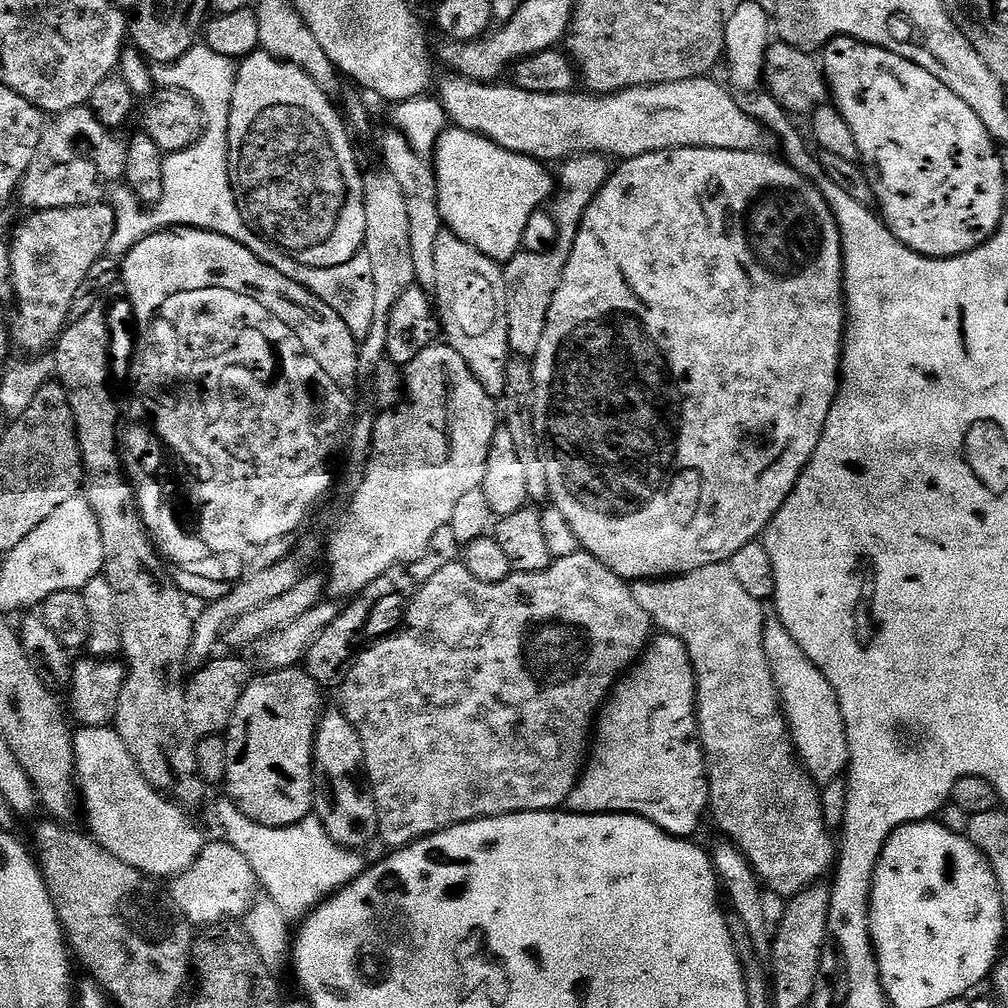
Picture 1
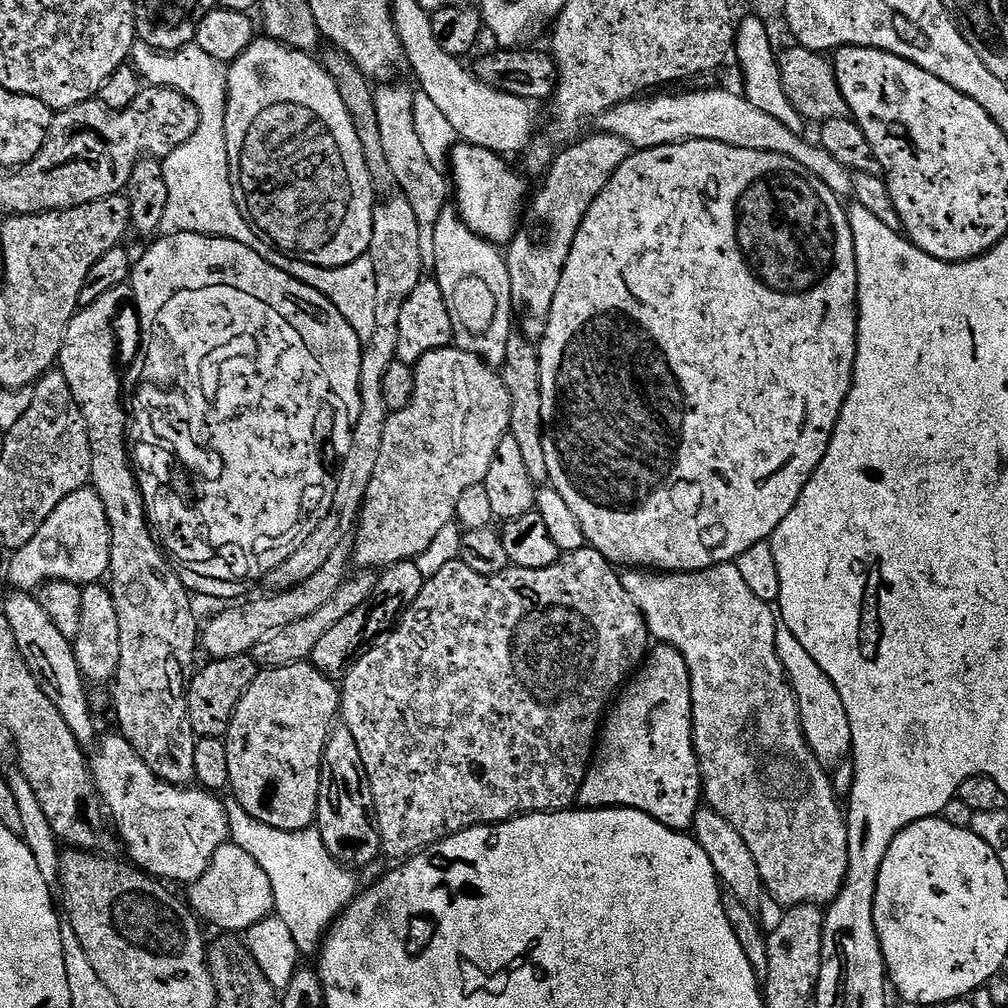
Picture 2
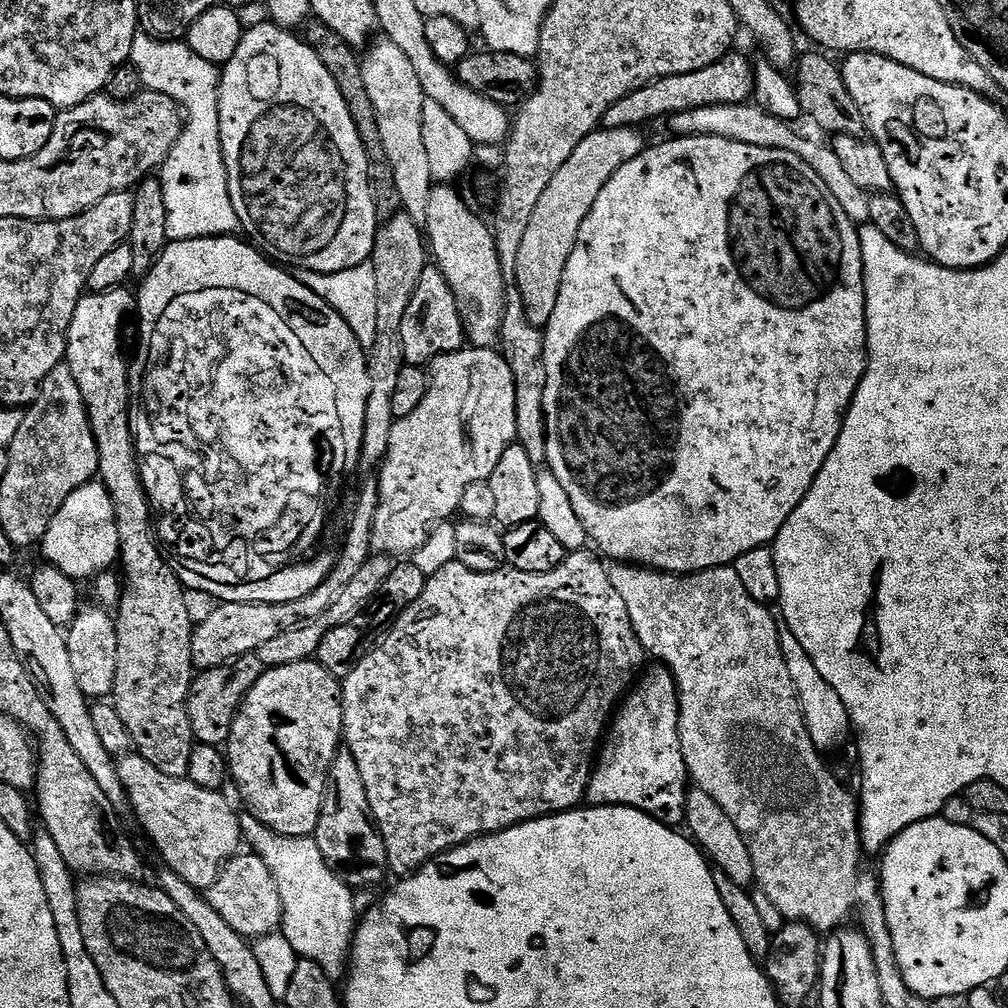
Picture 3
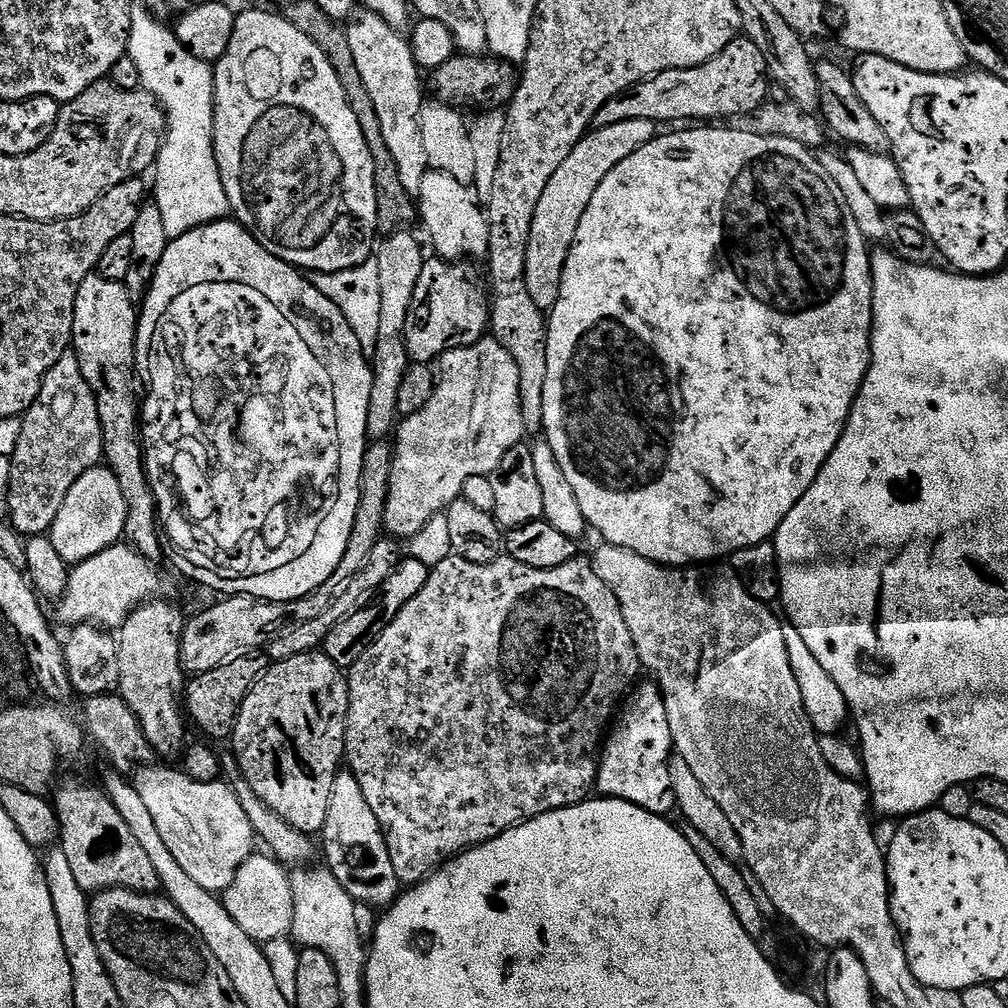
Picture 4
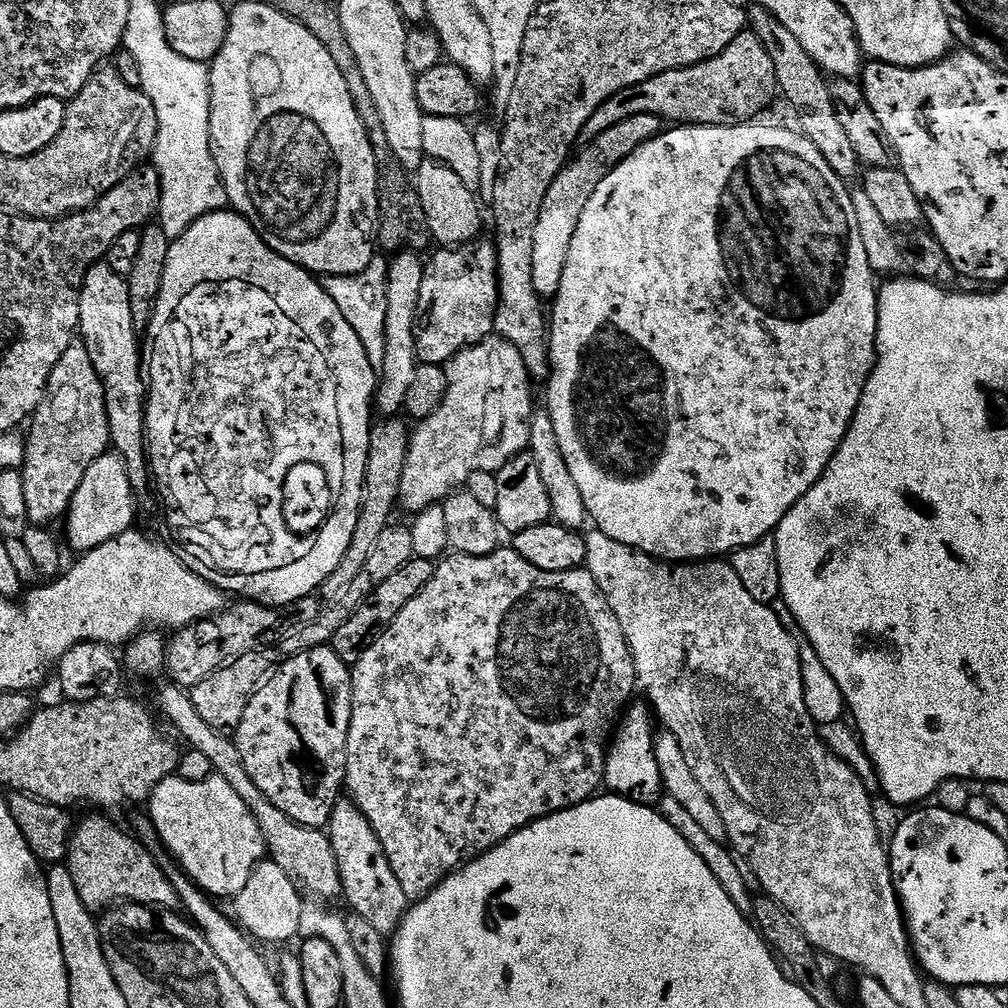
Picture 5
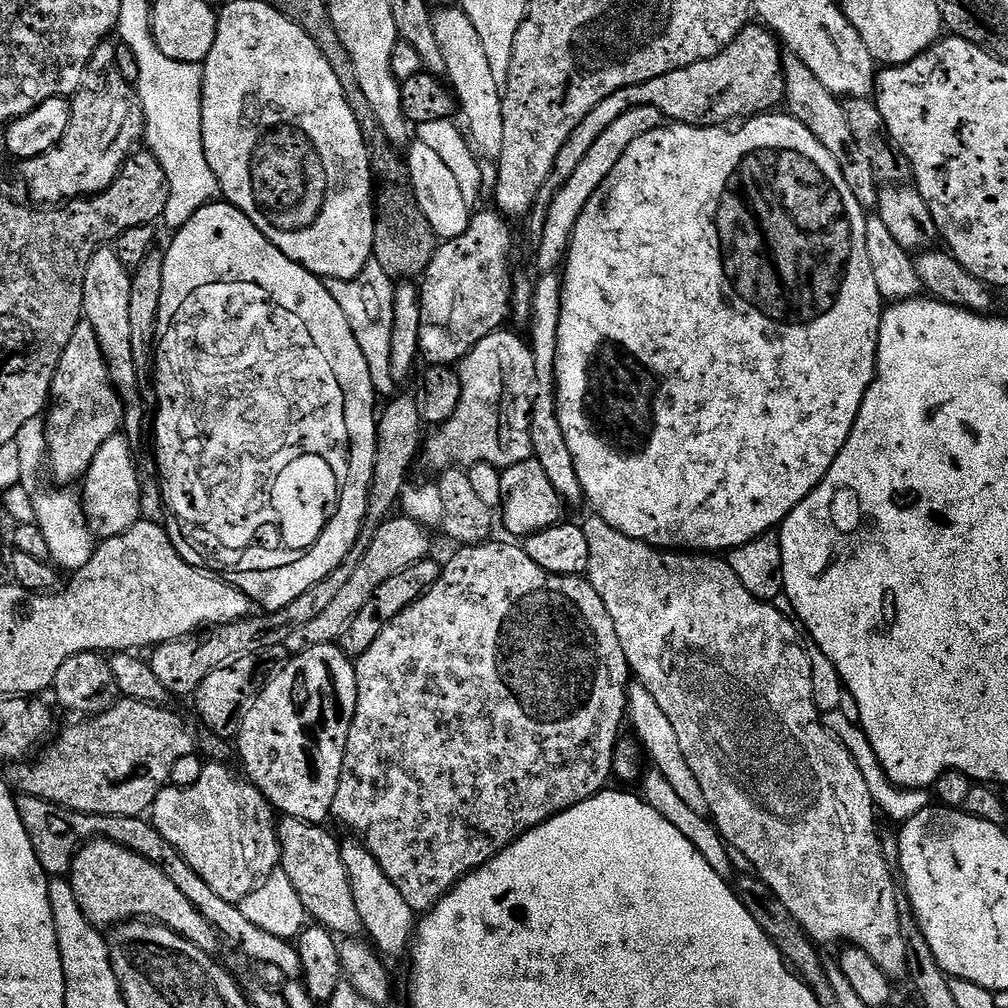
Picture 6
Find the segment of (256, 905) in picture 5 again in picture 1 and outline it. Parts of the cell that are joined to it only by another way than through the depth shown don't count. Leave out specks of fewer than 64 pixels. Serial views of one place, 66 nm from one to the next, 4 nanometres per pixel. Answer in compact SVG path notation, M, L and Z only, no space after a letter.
M217 840L217 844L205 843L199 858L171 881L172 901L194 926L220 926L228 921L239 921L247 916L258 899L258 881L250 862L246 862L227 840Z

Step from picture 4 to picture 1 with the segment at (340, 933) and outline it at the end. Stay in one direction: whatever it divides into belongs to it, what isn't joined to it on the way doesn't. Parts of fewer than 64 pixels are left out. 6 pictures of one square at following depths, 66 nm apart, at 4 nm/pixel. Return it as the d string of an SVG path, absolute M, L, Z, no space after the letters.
M221 799L216 808L216 820L220 823L223 839L228 841L254 870L257 881L262 885L267 897L281 908L289 921L296 922L308 915L313 908L323 904L329 896L350 882L354 882L364 873L366 861L359 851L343 848L326 830L320 817L313 814L302 822L285 828L267 828L254 822L236 803L230 799Z

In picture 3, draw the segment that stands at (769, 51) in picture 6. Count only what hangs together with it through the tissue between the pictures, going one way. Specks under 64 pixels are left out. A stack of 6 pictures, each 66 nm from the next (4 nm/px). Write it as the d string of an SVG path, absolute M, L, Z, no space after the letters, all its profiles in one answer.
M733 50L702 70L694 70L690 74L674 74L634 89L626 98L614 102L610 110L606 110L602 124L606 128L636 128L646 120L656 120L659 116L671 118L679 112L702 106L747 104L753 99L755 86L753 61L748 61L739 50Z

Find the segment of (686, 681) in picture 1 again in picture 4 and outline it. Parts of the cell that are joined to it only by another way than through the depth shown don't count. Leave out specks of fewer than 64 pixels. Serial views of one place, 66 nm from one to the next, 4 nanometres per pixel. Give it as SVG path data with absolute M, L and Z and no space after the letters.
M659 683L642 684L623 701L622 711L614 727L607 733L602 745L600 769L594 788L601 797L625 800L645 808L655 816L667 817L668 811L676 808L670 767L670 761L674 756L674 743L668 704L664 700Z

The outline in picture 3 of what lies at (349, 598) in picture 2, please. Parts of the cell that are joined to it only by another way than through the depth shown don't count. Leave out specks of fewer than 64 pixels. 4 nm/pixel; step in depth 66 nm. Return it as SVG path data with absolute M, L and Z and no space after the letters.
M373 554L369 556L366 566L362 566L362 570L358 570L358 574L354 574L354 578L347 584L346 590L342 590L342 594L338 594L338 598L334 598L334 602L330 602L330 606L326 606L326 610L322 610L322 614L309 620L302 620L293 628L284 629L283 632L270 638L270 642L266 642L258 649L258 654L264 659L265 665L277 668L293 664L298 660L313 659L322 646L322 638L326 638L326 634L330 630L334 630L334 626L345 624L346 621L351 620L380 593L382 582L386 582L386 578L390 578L393 567L394 560L391 555Z

